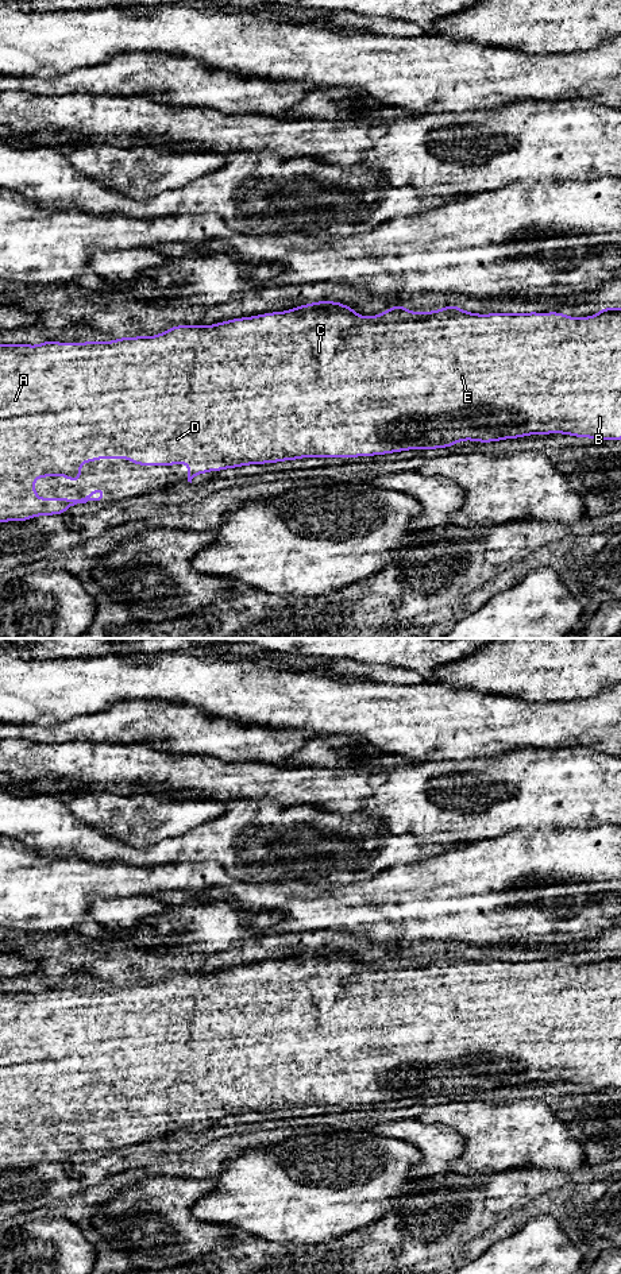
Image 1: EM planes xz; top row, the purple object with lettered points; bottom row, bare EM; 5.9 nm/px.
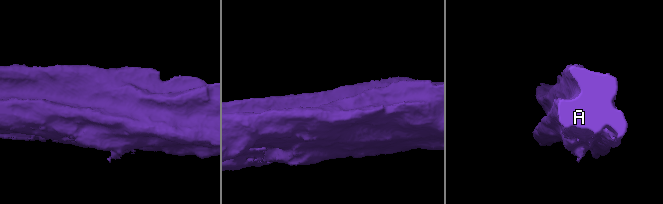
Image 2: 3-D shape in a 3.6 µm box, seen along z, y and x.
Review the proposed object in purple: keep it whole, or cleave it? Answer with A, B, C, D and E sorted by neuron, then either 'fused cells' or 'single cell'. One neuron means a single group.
A B C D E | single cell

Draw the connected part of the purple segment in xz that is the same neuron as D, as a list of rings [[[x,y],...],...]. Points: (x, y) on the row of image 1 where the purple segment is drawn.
[[[316,301],[285,312],[232,318],[215,325],[174,325],[157,336],[119,337],[112,341],[58,343],[38,345],[0,344],[0,522],[27,521],[38,516],[65,514],[77,503],[104,502],[105,487],[85,498],[38,498],[34,480],[63,475],[69,482],[82,478],[80,464],[99,459],[128,459],[136,466],[189,463],[188,482],[198,474],[248,464],[278,463],[300,458],[358,458],[408,449],[436,449],[471,440],[491,443],[529,435],[563,433],[597,441],[621,440],[621,308],[605,308],[597,314],[574,318],[559,312],[489,313],[466,312],[456,305],[440,310],[410,312],[402,304],[378,316],[360,316],[340,301]]]

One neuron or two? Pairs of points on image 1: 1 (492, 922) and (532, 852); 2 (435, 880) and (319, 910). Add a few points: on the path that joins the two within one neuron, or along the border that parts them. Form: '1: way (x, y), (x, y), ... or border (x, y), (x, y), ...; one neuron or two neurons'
1: way (486, 903), (486, 890), (513, 863); one neuron
2: way (411, 911), (359, 912), (350, 910); one neuron

